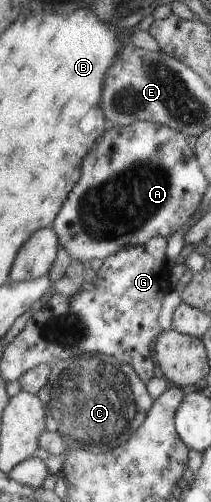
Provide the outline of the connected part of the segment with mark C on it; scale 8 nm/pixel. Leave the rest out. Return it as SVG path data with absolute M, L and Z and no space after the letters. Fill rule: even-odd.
M85 353L51 367L50 380L38 396L46 406L47 431L60 433L71 448L109 452L122 446L144 424L154 405L137 371L109 355Z

